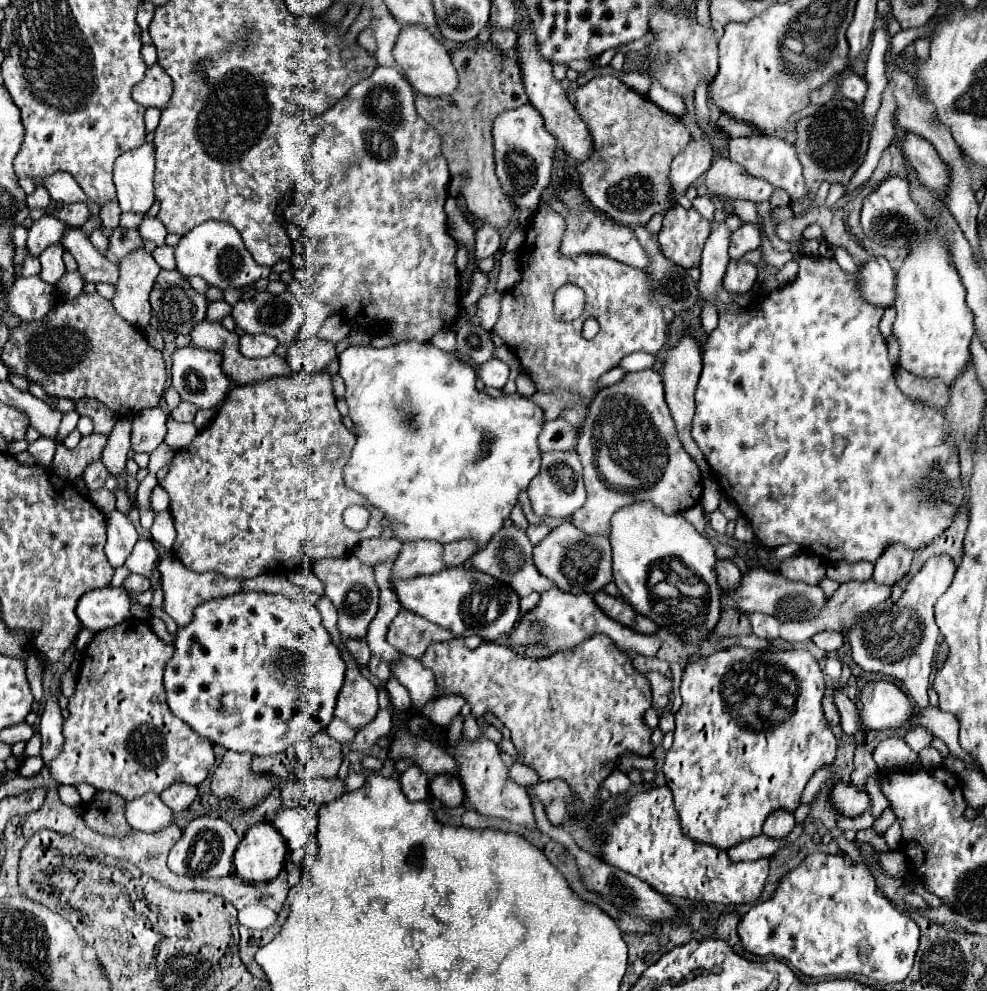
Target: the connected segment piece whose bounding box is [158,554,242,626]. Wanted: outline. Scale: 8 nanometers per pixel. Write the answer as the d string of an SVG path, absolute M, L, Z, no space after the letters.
M166 554L164 558L158 560L158 572L160 572L160 584L162 584L162 592L164 592L164 610L176 620L178 626L186 626L192 616L194 616L194 608L210 598L220 598L226 594L234 594L242 588L242 580L240 578L224 578L222 574L212 574L212 572L192 572L188 570L176 556Z

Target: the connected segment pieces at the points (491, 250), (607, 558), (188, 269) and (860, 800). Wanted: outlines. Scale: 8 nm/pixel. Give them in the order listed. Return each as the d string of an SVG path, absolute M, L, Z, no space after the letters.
M480 226L476 230L476 256L488 258L492 254L496 254L500 248L500 234L494 226Z
M572 522L560 524L540 544L534 546L534 564L560 590L572 594L596 592L612 582L612 546L608 536L588 536Z
M208 220L200 226L194 226L192 232L184 234L176 246L176 270L182 276L202 276L208 284L218 286L220 290L226 288L242 288L260 278L268 278L270 268L260 266L250 252L244 248L244 242L238 230L220 220Z
M836 782L830 792L830 804L836 812L844 816L858 816L870 808L870 798L862 788L854 784Z

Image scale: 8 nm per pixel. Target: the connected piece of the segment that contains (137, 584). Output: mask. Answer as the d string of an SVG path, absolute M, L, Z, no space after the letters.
M130 574L128 578L126 578L126 582L124 582L124 588L128 590L128 592L144 592L144 590L148 590L150 588L150 580L146 578L146 576L142 576L142 574Z

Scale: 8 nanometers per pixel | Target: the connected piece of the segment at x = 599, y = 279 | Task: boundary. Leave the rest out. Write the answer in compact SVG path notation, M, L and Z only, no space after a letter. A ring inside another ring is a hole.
M542 204L532 218L522 246L522 252L528 252L522 254L524 276L502 296L502 312L494 332L516 352L522 368L530 372L538 390L574 390L590 404L590 398L598 392L594 386L598 376L616 368L620 360L632 352L642 350L656 354L664 346L666 322L662 308L650 302L652 284L646 272L598 254L580 254L578 258L562 256L558 246L564 230L566 224L562 216ZM562 284L576 284L586 292L586 308L574 322L564 322L554 316L552 296ZM588 316L600 322L600 332L592 340L582 336L582 324Z

